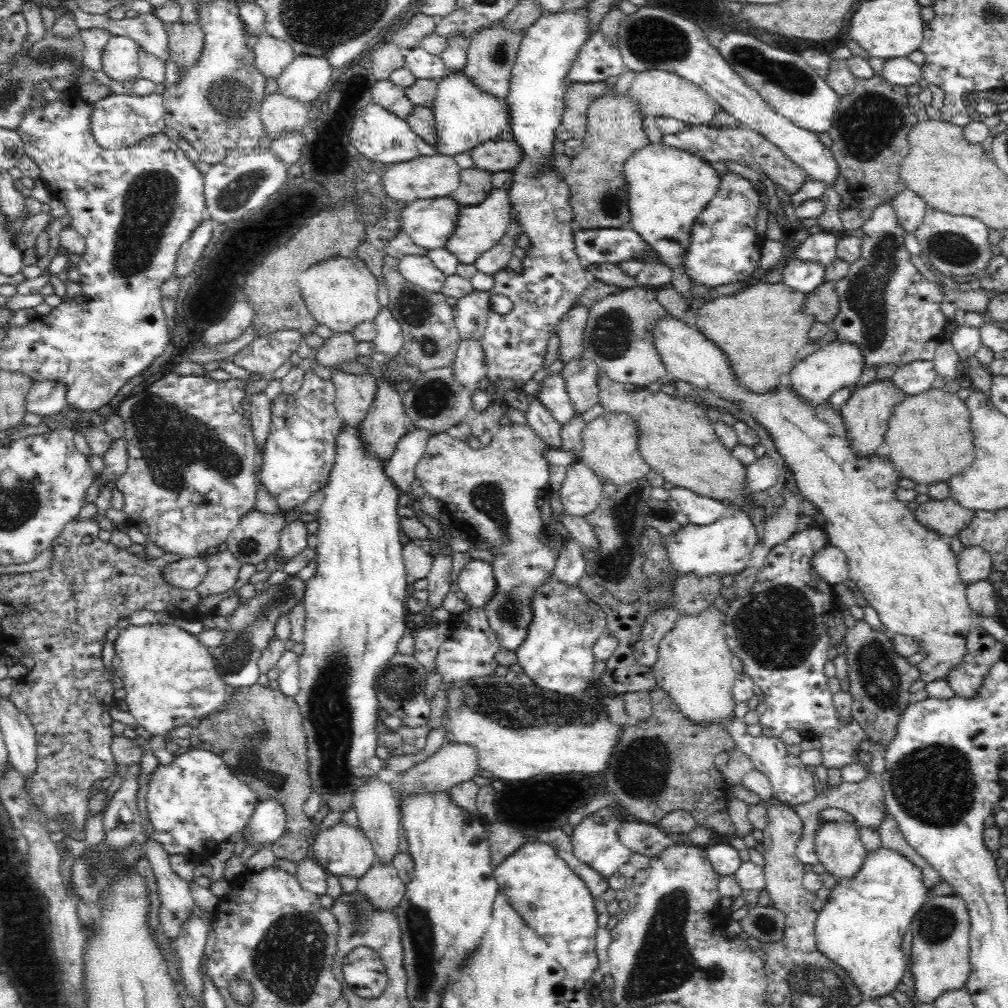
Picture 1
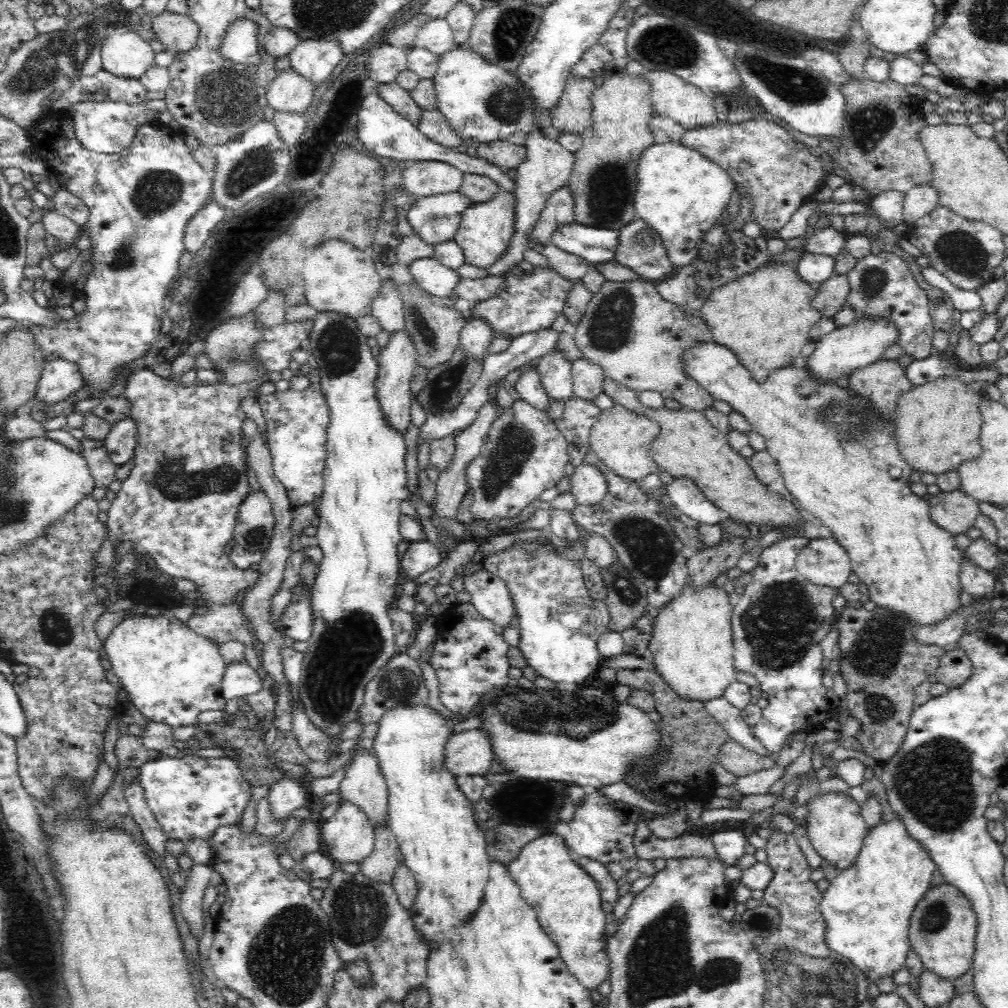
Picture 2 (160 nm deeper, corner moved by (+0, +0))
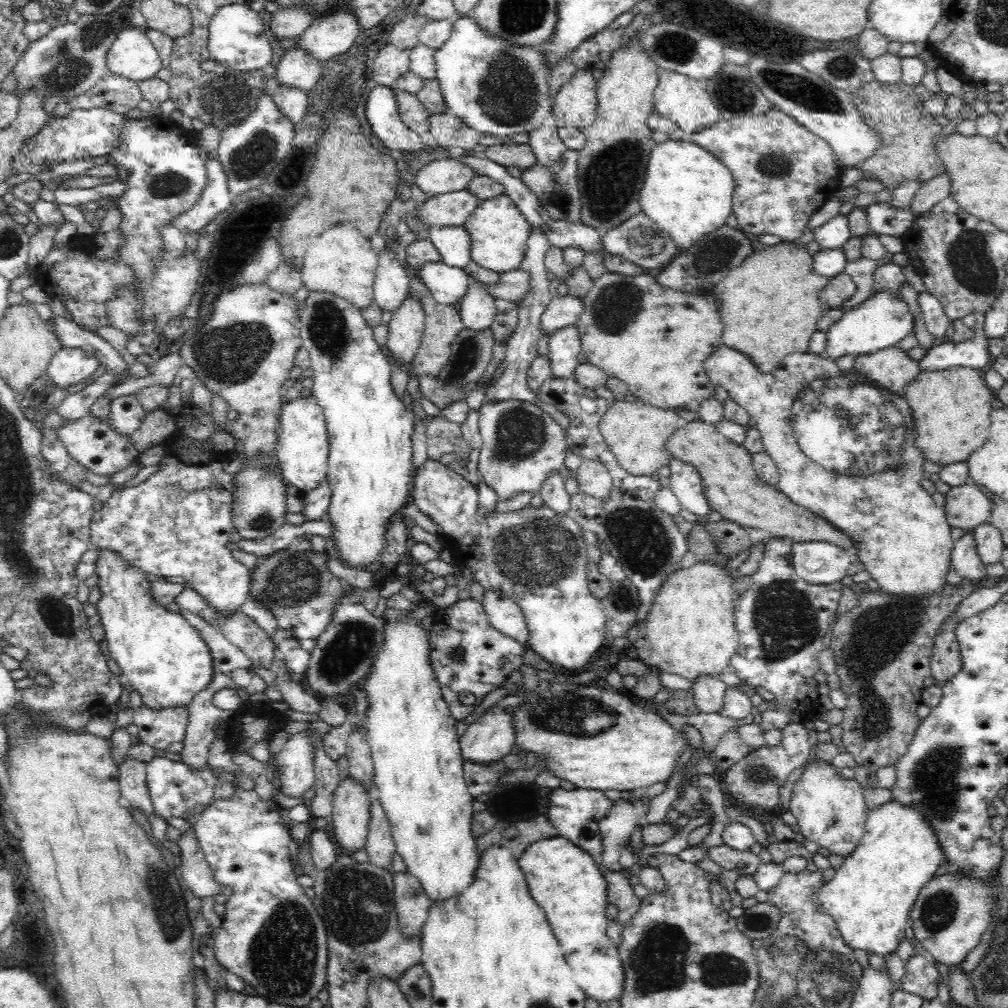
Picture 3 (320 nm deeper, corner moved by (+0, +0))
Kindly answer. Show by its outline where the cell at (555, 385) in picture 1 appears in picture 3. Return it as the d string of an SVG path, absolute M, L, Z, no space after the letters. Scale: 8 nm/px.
M574 324L556 330L549 338L549 362L552 365L552 374L556 378L568 378L572 376L578 363L578 354L582 352L581 336Z

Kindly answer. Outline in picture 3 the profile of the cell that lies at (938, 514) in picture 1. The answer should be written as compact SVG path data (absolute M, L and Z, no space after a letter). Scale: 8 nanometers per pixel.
M972 482L952 487L946 494L945 515L950 526L973 530L991 518L995 504Z

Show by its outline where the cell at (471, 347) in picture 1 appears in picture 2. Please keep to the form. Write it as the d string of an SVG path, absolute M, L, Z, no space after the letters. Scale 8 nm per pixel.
M471 312L470 316L465 319L459 341L467 356L482 358L488 354L488 346L492 342L492 337L491 326L481 320L480 316L475 316Z

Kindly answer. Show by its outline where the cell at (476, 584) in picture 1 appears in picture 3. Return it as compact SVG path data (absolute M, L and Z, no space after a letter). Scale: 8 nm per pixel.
M486 591L481 605L486 611L490 625L498 632L528 646L529 631L521 609L506 593Z

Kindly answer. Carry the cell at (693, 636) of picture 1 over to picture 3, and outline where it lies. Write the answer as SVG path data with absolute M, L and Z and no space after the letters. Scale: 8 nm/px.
M696 561L689 567L681 567L678 570L672 572L662 583L658 592L656 592L656 597L652 602L652 607L647 613L645 621L645 633L646 640L639 646L639 655L638 660L640 660L644 665L649 666L650 668L656 669L659 672L666 672L670 674L675 674L686 678L691 682L696 682L696 679L700 678L702 674L710 674L717 677L717 673L720 673L722 670L727 670L727 667L730 665L732 656L736 654L736 650L739 648L739 633L735 630L735 604L736 595L732 590L732 577L730 572L726 568L722 567L720 564L714 564L709 561Z

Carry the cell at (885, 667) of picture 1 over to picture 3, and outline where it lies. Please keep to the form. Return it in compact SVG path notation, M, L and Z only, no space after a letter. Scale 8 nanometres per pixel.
M962 577L958 585L946 582L940 592L928 596L885 594L880 589L861 591L855 608L833 621L830 650L836 664L835 673L840 677L840 689L847 698L840 724L843 728L843 744L856 761L853 778L863 789L878 788L876 772L884 766L895 765L908 752L917 726L921 723L920 717L916 715L916 708L922 703L920 696L924 680L931 676L930 658L936 636L954 612L958 612L960 604L976 590L977 585L976 579Z

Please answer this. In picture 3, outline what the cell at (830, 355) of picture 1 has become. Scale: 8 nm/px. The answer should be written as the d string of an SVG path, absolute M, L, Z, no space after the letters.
M883 289L873 293L858 306L844 312L844 316L827 330L827 347L821 356L838 358L844 354L872 354L894 346L912 334L914 317L901 294L895 294L891 289Z

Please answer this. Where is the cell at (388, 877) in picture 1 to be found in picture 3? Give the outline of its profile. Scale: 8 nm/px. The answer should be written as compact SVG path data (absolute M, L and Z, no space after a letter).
M374 796L370 806L370 821L364 848L369 854L369 861L385 870L391 870L390 862L395 852L395 842L391 826L385 810L377 796Z

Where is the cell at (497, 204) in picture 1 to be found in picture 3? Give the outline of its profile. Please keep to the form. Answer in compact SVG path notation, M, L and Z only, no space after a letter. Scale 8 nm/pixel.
M506 194L482 201L463 224L471 239L471 258L475 264L493 272L518 270L524 262L531 224Z

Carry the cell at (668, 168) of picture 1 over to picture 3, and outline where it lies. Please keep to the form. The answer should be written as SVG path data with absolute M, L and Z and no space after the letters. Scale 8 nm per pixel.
M685 137L662 142L652 150L640 205L648 218L673 238L678 251L686 251L704 234L726 225L728 216L733 213L734 192L732 172L714 154Z

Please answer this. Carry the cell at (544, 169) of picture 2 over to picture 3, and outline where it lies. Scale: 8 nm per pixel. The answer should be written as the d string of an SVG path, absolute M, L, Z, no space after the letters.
M542 126L530 131L529 146L536 153L537 164L542 167L550 167L556 163L567 150L560 139L558 126Z

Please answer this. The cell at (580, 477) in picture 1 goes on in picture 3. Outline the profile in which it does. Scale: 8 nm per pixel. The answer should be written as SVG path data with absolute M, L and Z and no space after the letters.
M598 458L586 459L577 468L576 484L579 490L594 498L604 498L612 488L612 479L608 469Z

